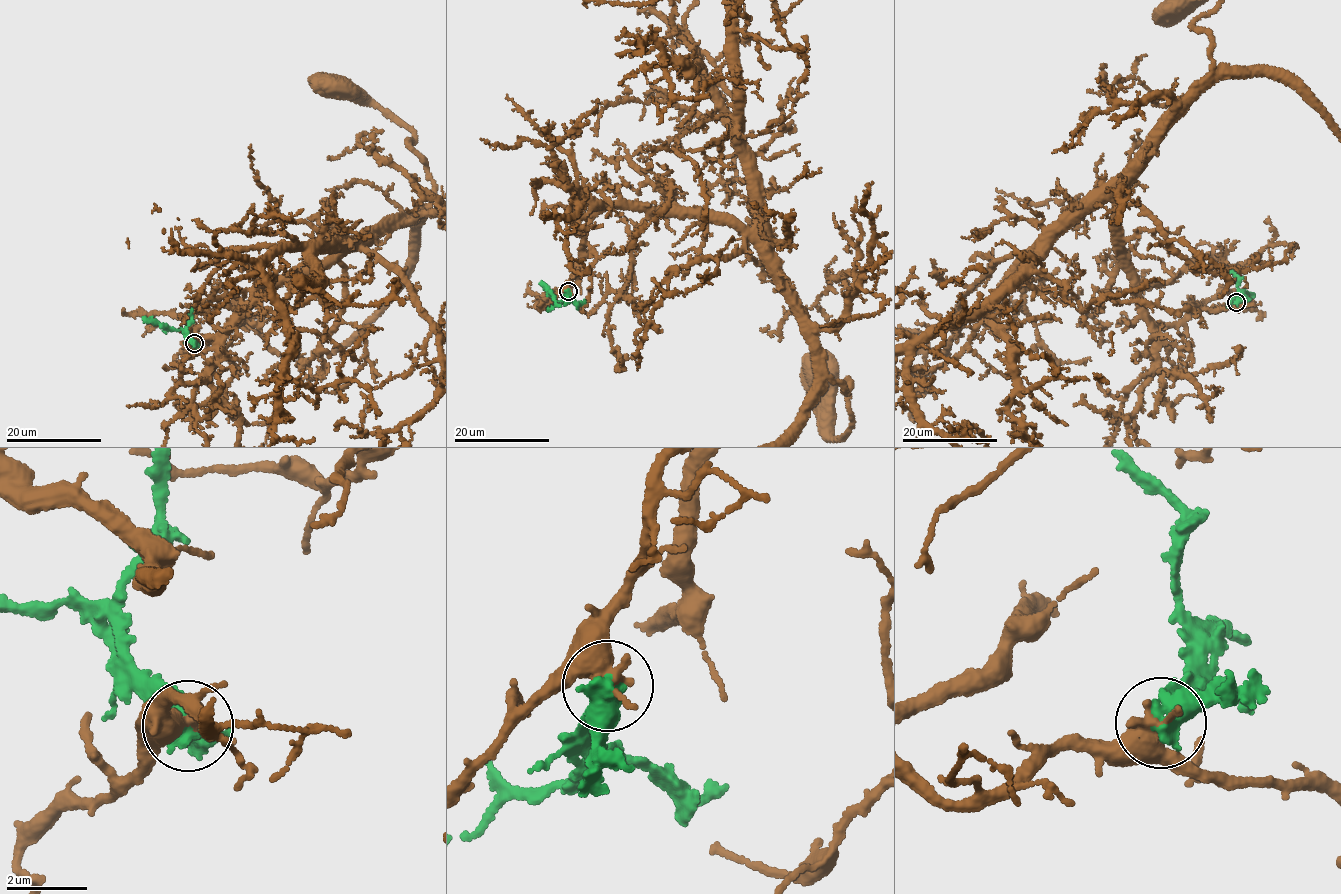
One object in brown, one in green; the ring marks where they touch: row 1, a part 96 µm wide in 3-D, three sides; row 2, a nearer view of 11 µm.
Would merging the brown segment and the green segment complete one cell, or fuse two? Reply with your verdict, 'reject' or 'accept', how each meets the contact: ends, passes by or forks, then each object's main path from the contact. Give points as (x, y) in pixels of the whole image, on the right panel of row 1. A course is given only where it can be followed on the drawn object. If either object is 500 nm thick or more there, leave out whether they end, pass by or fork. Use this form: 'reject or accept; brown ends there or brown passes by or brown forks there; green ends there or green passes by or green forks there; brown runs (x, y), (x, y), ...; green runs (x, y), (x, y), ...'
reject; brown runs (1235, 302), (1157, 323), (1117, 250), (1126, 189), (1211, 69), (1212, 40), (1193, 22); green runs (1236, 303), (1242, 291), (1245, 294), (1242, 297), (1227, 305)

